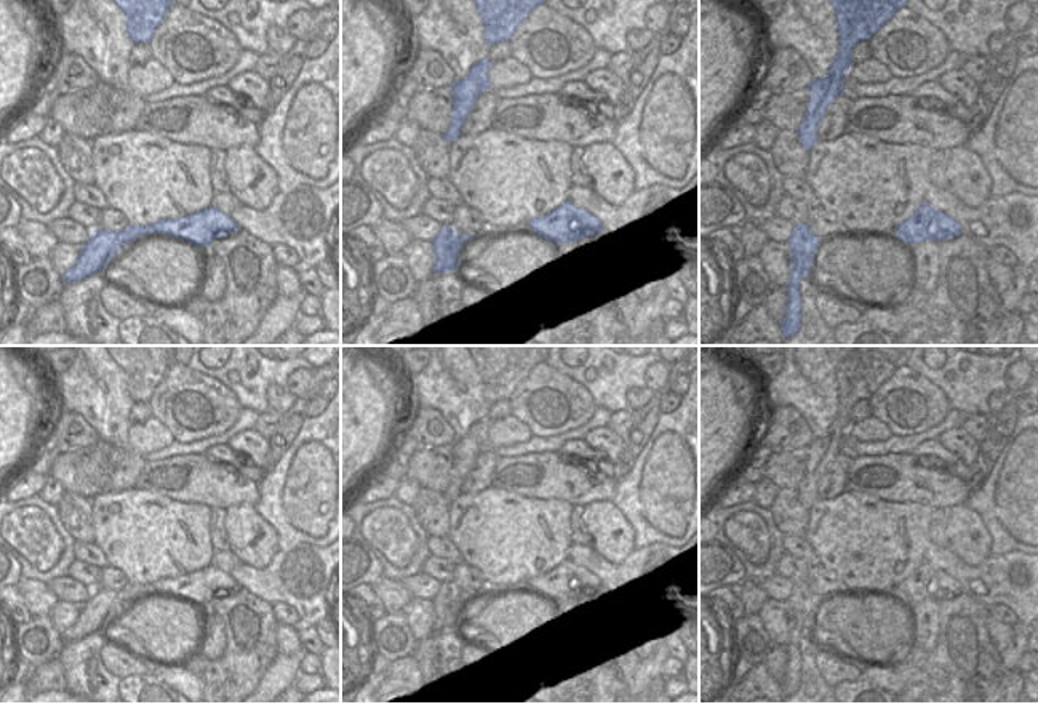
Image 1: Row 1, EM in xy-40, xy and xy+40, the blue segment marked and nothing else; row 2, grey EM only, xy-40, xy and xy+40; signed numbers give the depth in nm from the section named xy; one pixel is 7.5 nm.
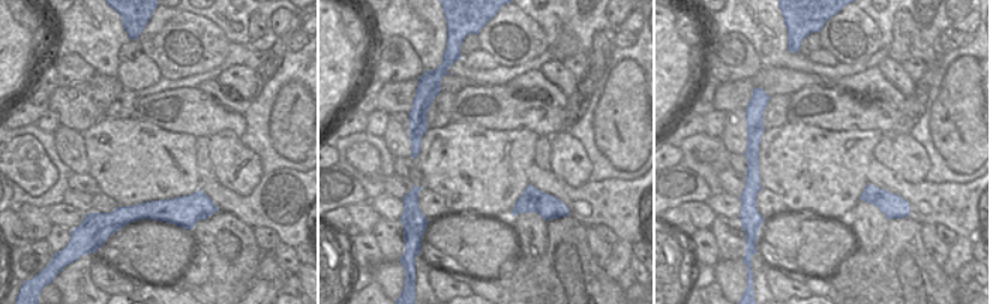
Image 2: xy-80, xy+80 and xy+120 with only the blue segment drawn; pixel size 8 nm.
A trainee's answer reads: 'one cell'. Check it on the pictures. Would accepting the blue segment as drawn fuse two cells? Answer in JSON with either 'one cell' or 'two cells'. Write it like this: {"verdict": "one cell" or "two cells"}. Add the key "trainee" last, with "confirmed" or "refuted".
{"verdict": "two cells", "trainee": "refuted"}

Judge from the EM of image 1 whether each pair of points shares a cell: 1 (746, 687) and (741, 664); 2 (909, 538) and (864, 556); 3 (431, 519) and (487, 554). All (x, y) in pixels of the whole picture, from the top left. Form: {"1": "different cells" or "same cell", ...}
{"1": "different cells", "2": "same cell", "3": "different cells"}

